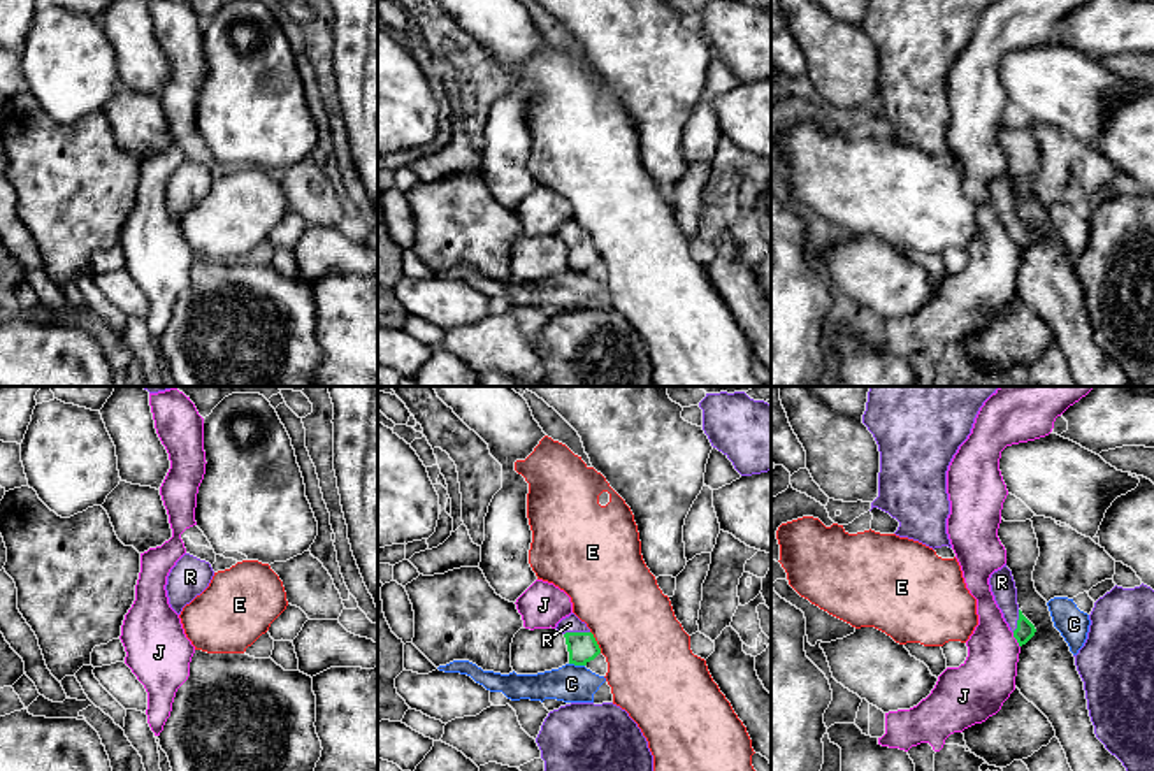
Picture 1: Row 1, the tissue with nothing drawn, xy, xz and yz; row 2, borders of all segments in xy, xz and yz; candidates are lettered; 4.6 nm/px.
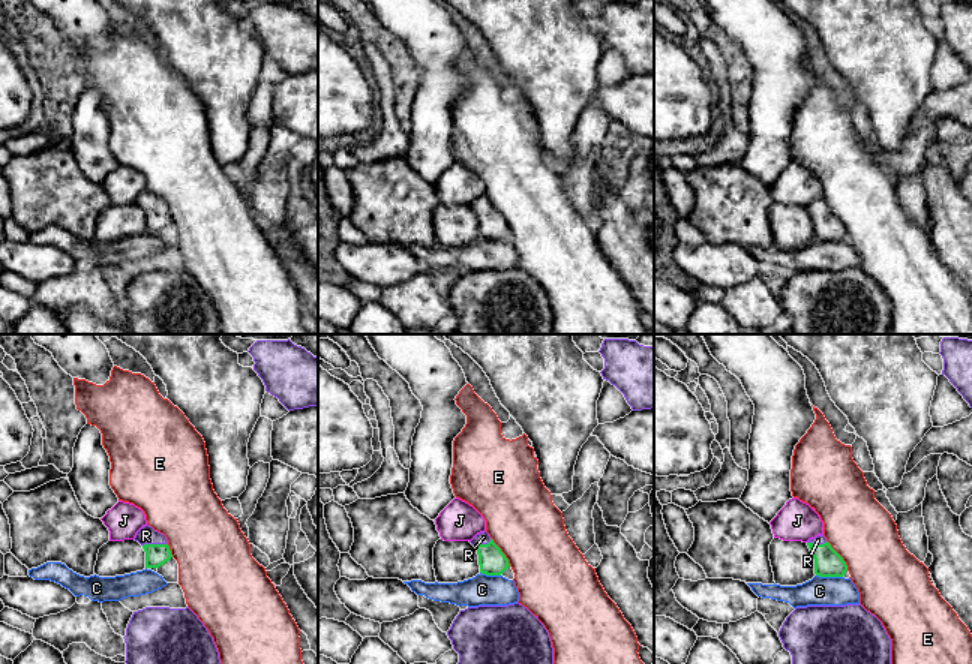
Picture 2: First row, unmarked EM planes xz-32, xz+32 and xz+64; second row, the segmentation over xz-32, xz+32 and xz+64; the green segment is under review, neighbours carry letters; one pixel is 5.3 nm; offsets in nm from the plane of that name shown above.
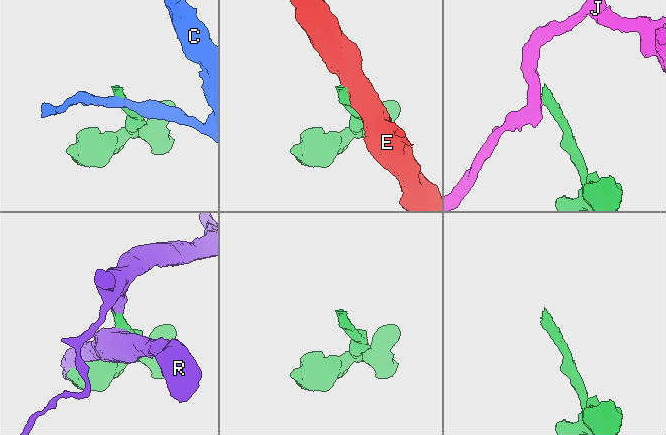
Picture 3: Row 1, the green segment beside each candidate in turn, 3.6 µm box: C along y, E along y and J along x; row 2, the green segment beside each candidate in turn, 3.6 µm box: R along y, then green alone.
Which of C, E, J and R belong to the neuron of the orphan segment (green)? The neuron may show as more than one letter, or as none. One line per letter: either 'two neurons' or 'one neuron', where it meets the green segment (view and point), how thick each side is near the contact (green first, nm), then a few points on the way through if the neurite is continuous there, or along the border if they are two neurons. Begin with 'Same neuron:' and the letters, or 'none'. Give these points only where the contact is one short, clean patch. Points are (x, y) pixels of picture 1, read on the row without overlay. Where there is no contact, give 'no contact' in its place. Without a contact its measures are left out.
Same neuron: R
C: two neurons; contact xz (576, 271); calibres 140 and 180 nm; border xz (569, 269), (584, 273)
E: two neurons; contact xz (596, 248); calibres 140 and 380 nm; border xz (591, 237), (601, 259)
J: two neurons; contact yz (1016, 244); calibres 90 and 260 nm; border yz (1012, 239), (1019, 253)
R: one neuron; contact xz (576, 239); calibres 140 and 80 nm

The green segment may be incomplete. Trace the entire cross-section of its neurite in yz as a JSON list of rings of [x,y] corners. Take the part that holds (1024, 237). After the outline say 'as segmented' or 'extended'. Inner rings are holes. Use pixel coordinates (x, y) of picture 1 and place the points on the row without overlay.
[[[1006,170],[991,181],[989,191],[1019,253],[1026,251],[1035,242],[1036,235],[1019,216],[1015,188]]]; extended

